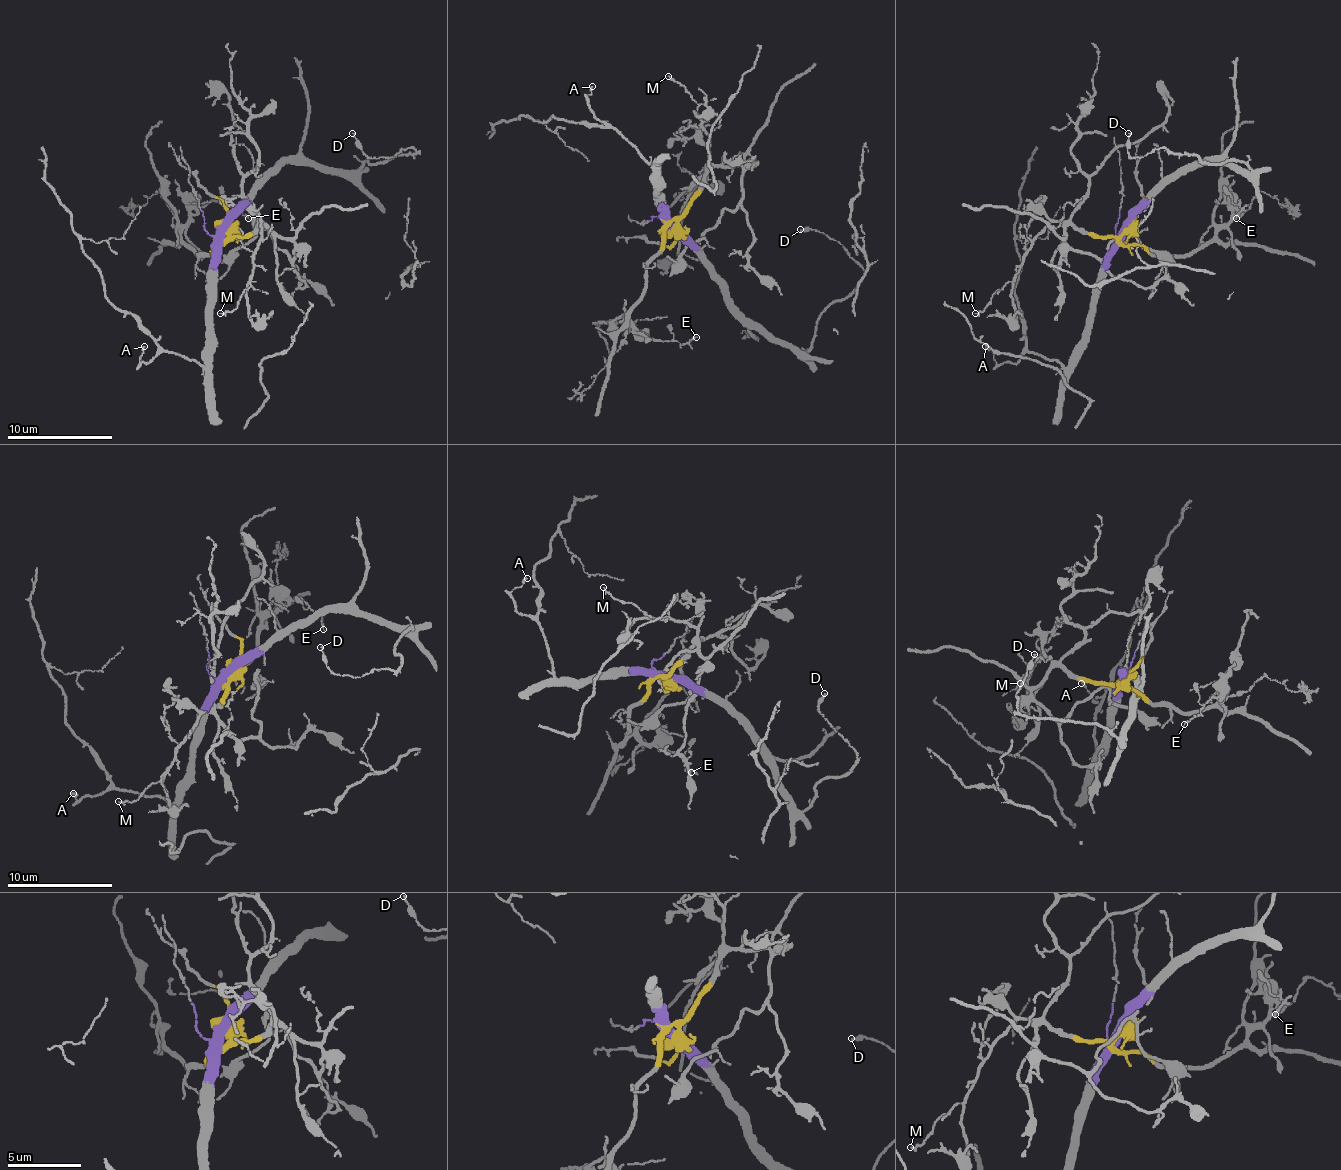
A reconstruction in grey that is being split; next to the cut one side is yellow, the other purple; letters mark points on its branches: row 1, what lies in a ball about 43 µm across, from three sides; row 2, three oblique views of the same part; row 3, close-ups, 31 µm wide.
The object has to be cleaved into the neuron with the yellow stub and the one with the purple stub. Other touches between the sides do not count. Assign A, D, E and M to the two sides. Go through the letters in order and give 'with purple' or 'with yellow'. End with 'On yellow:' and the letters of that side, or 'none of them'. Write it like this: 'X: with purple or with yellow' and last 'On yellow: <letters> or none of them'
A: with purple
D: with purple
E: with yellow
M: with yellow
On yellow: E, M

